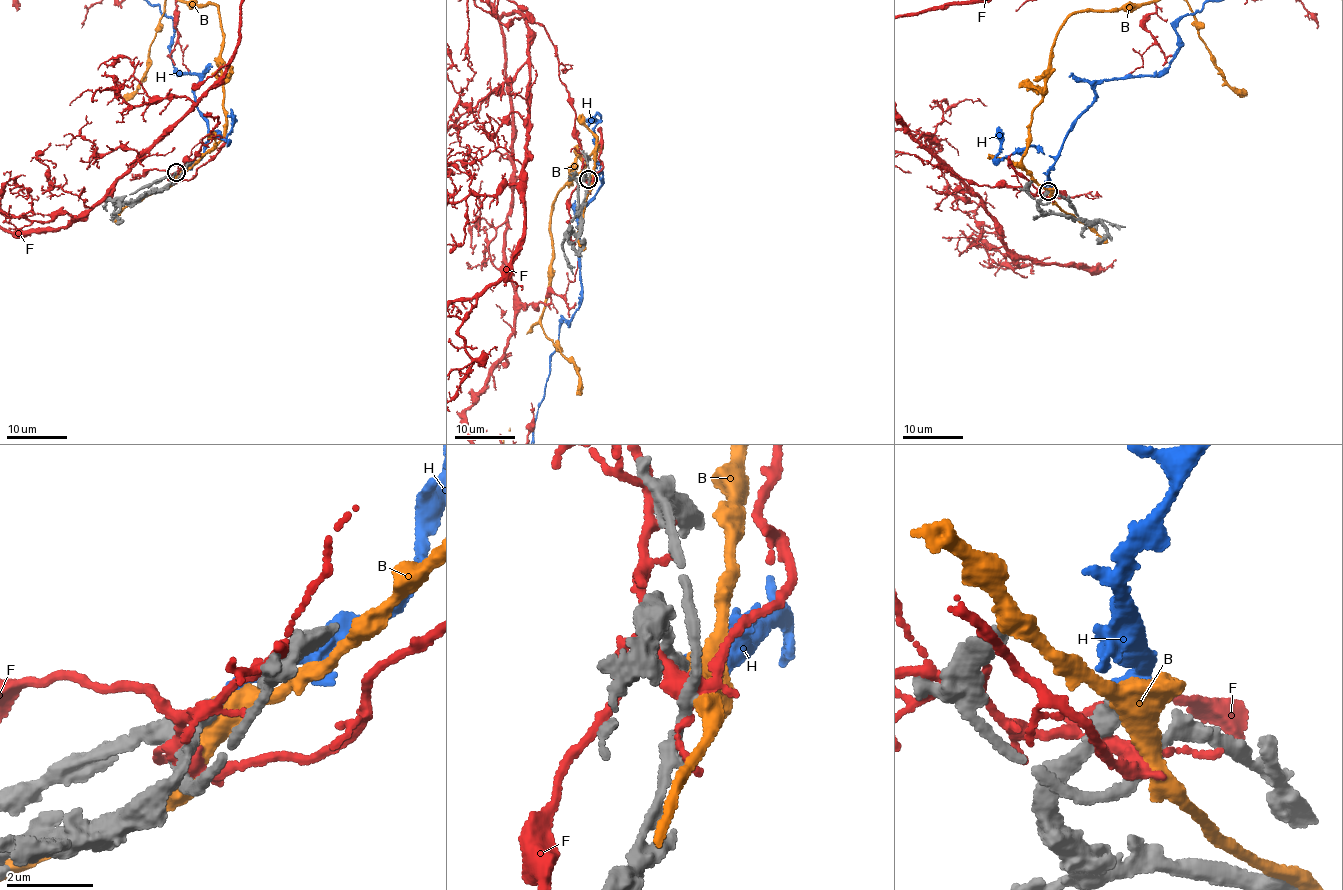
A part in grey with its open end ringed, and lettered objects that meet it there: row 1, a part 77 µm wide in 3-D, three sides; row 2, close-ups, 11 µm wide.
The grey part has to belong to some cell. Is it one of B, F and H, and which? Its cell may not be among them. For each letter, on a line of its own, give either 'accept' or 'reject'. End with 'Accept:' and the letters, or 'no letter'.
B: reject
F: reject
H: accept
Accept: H

